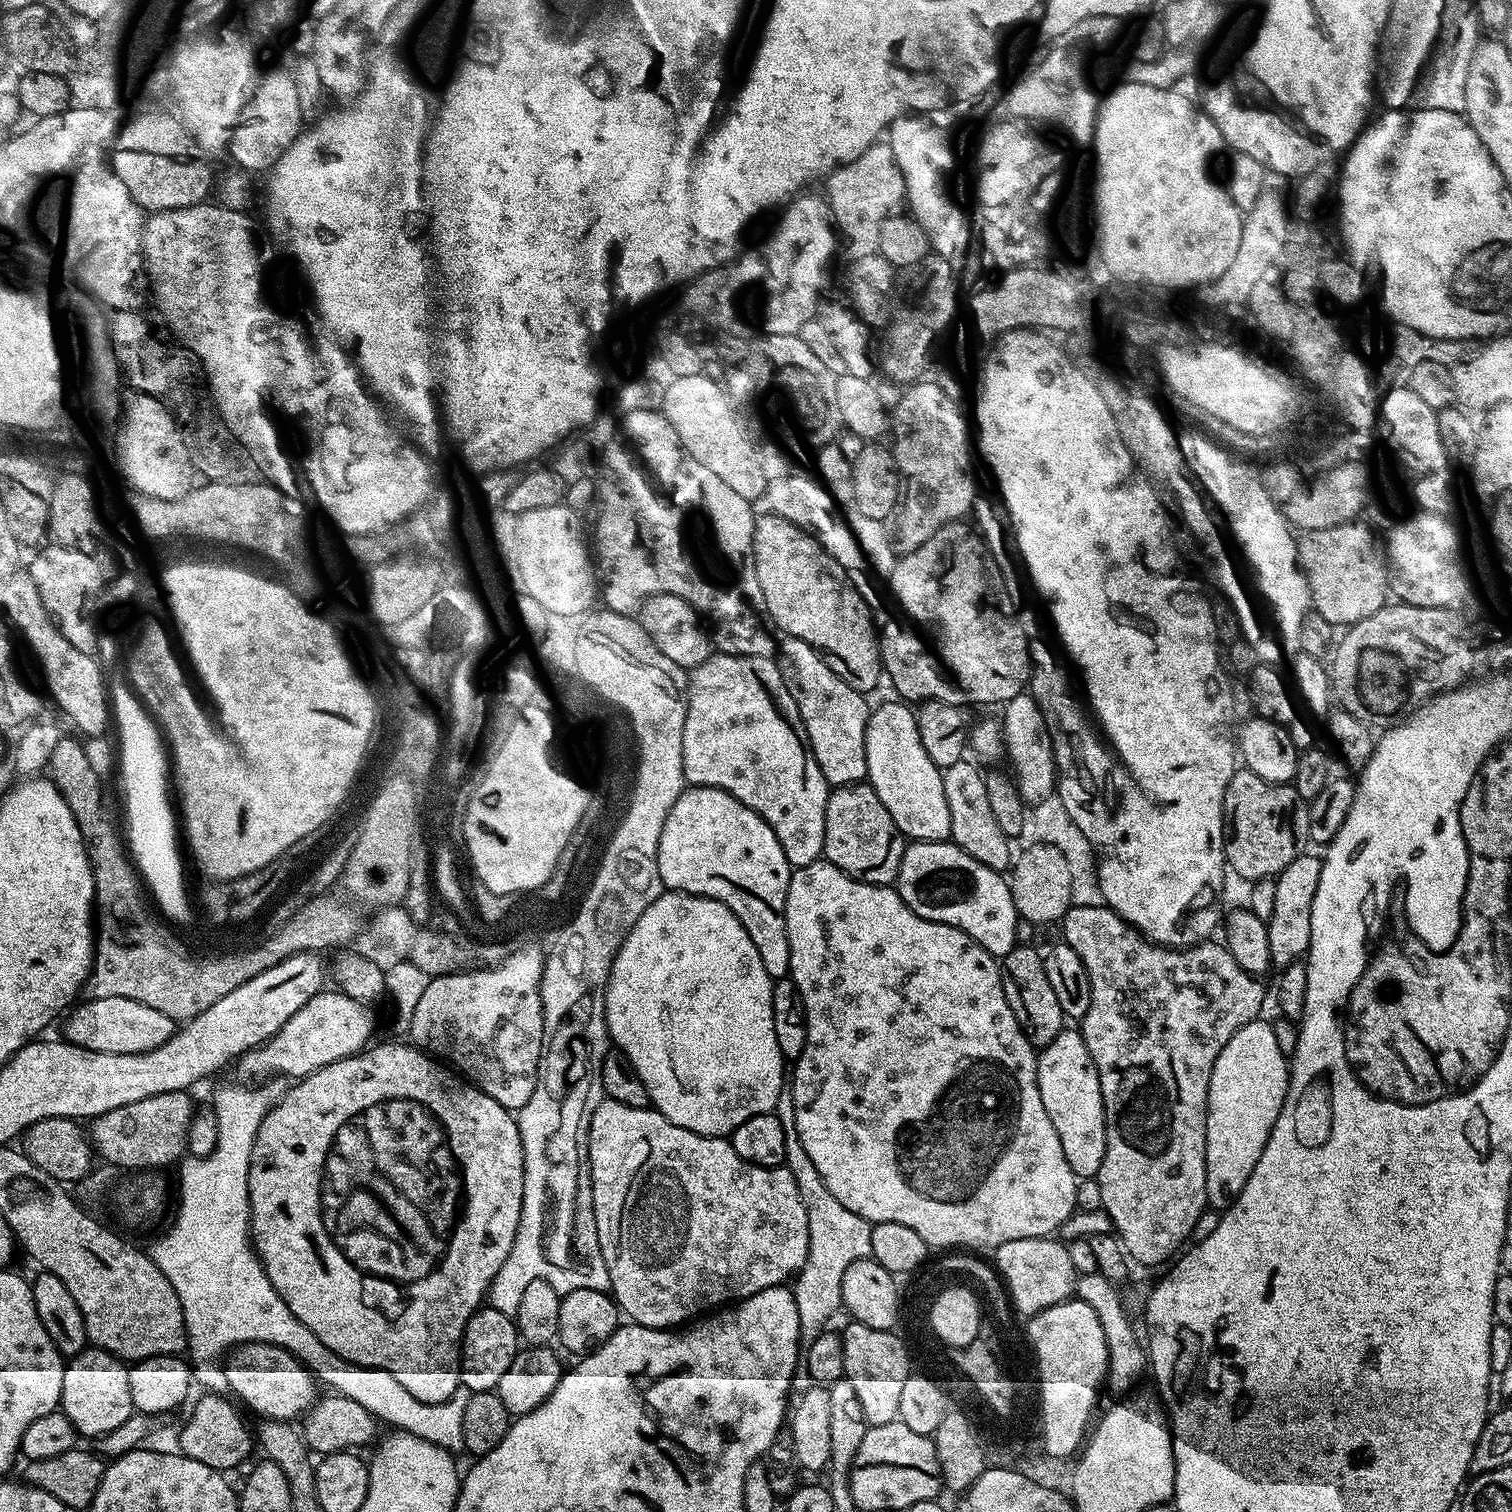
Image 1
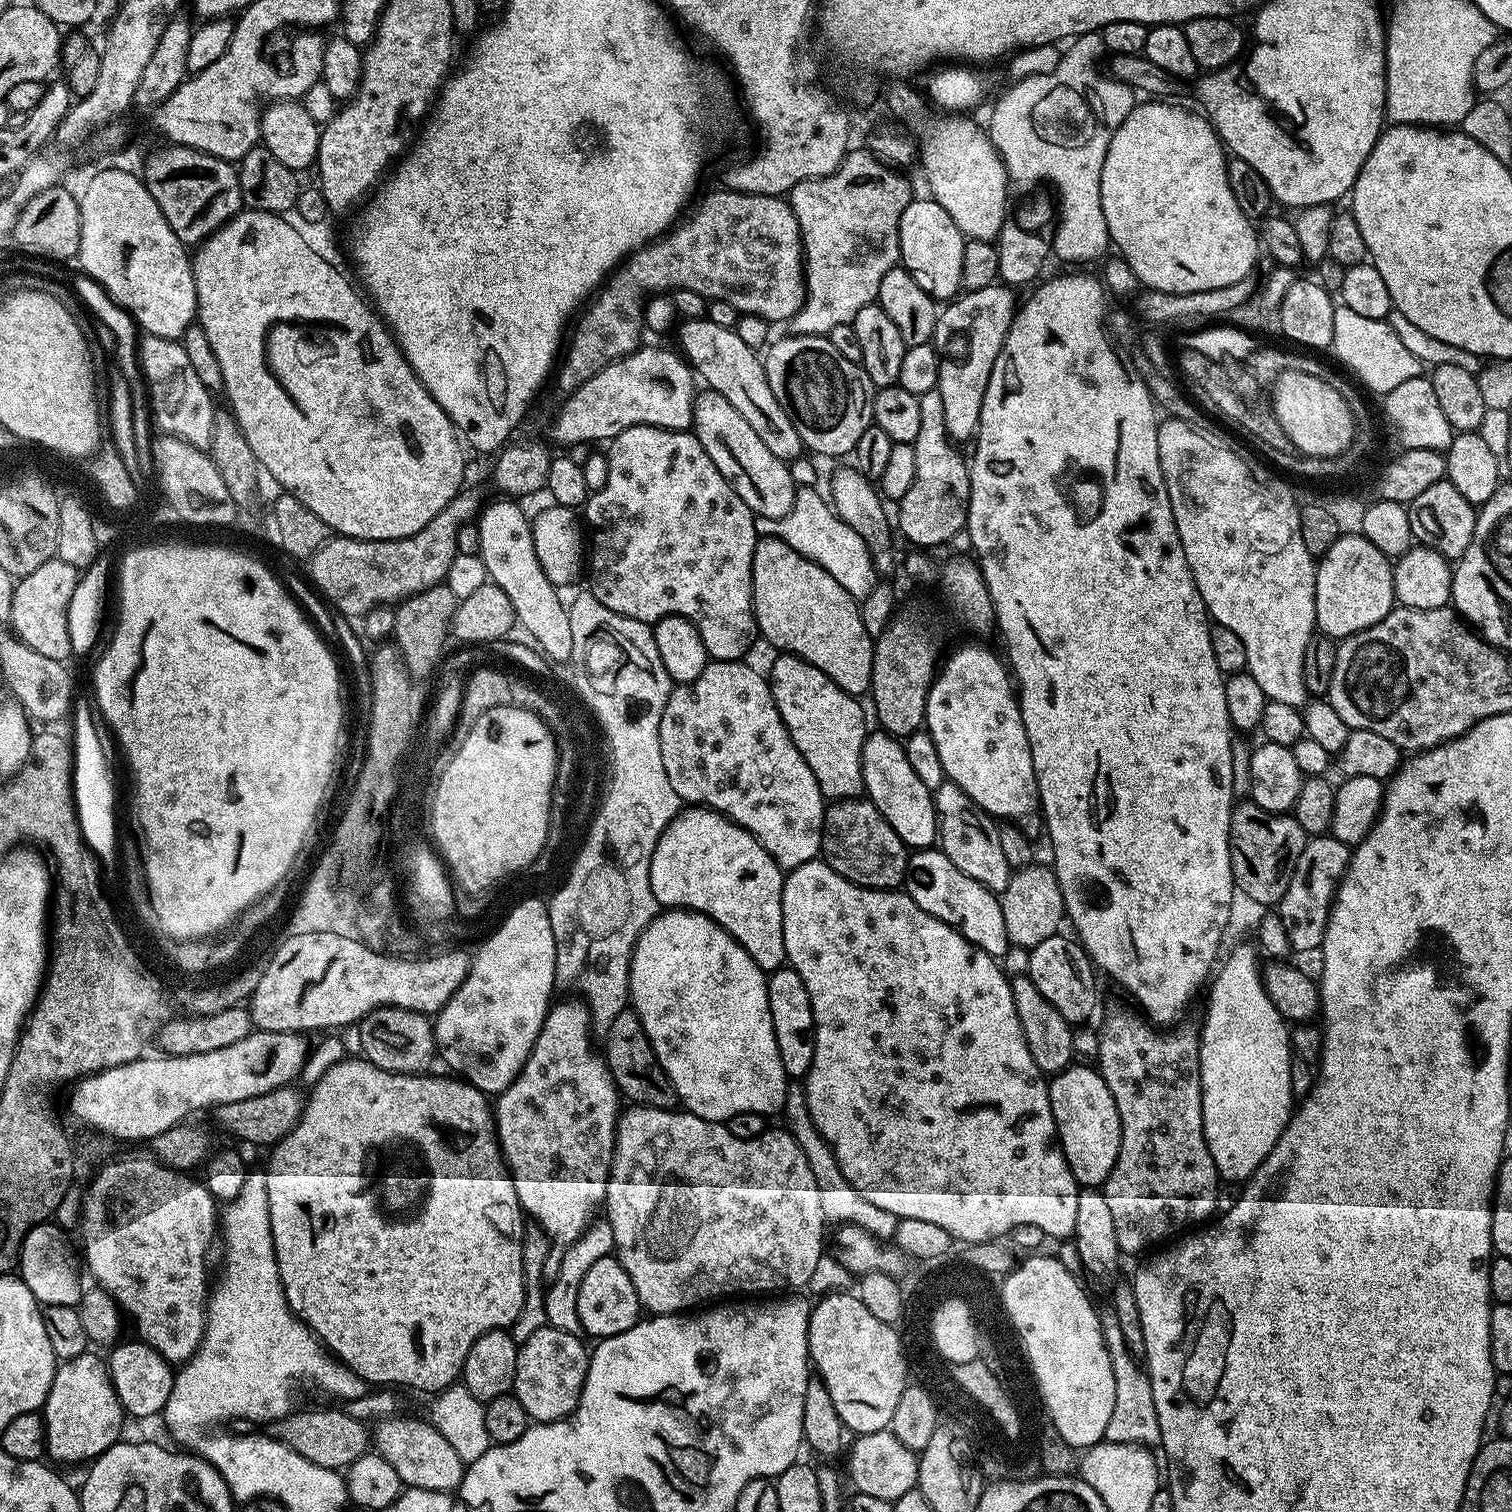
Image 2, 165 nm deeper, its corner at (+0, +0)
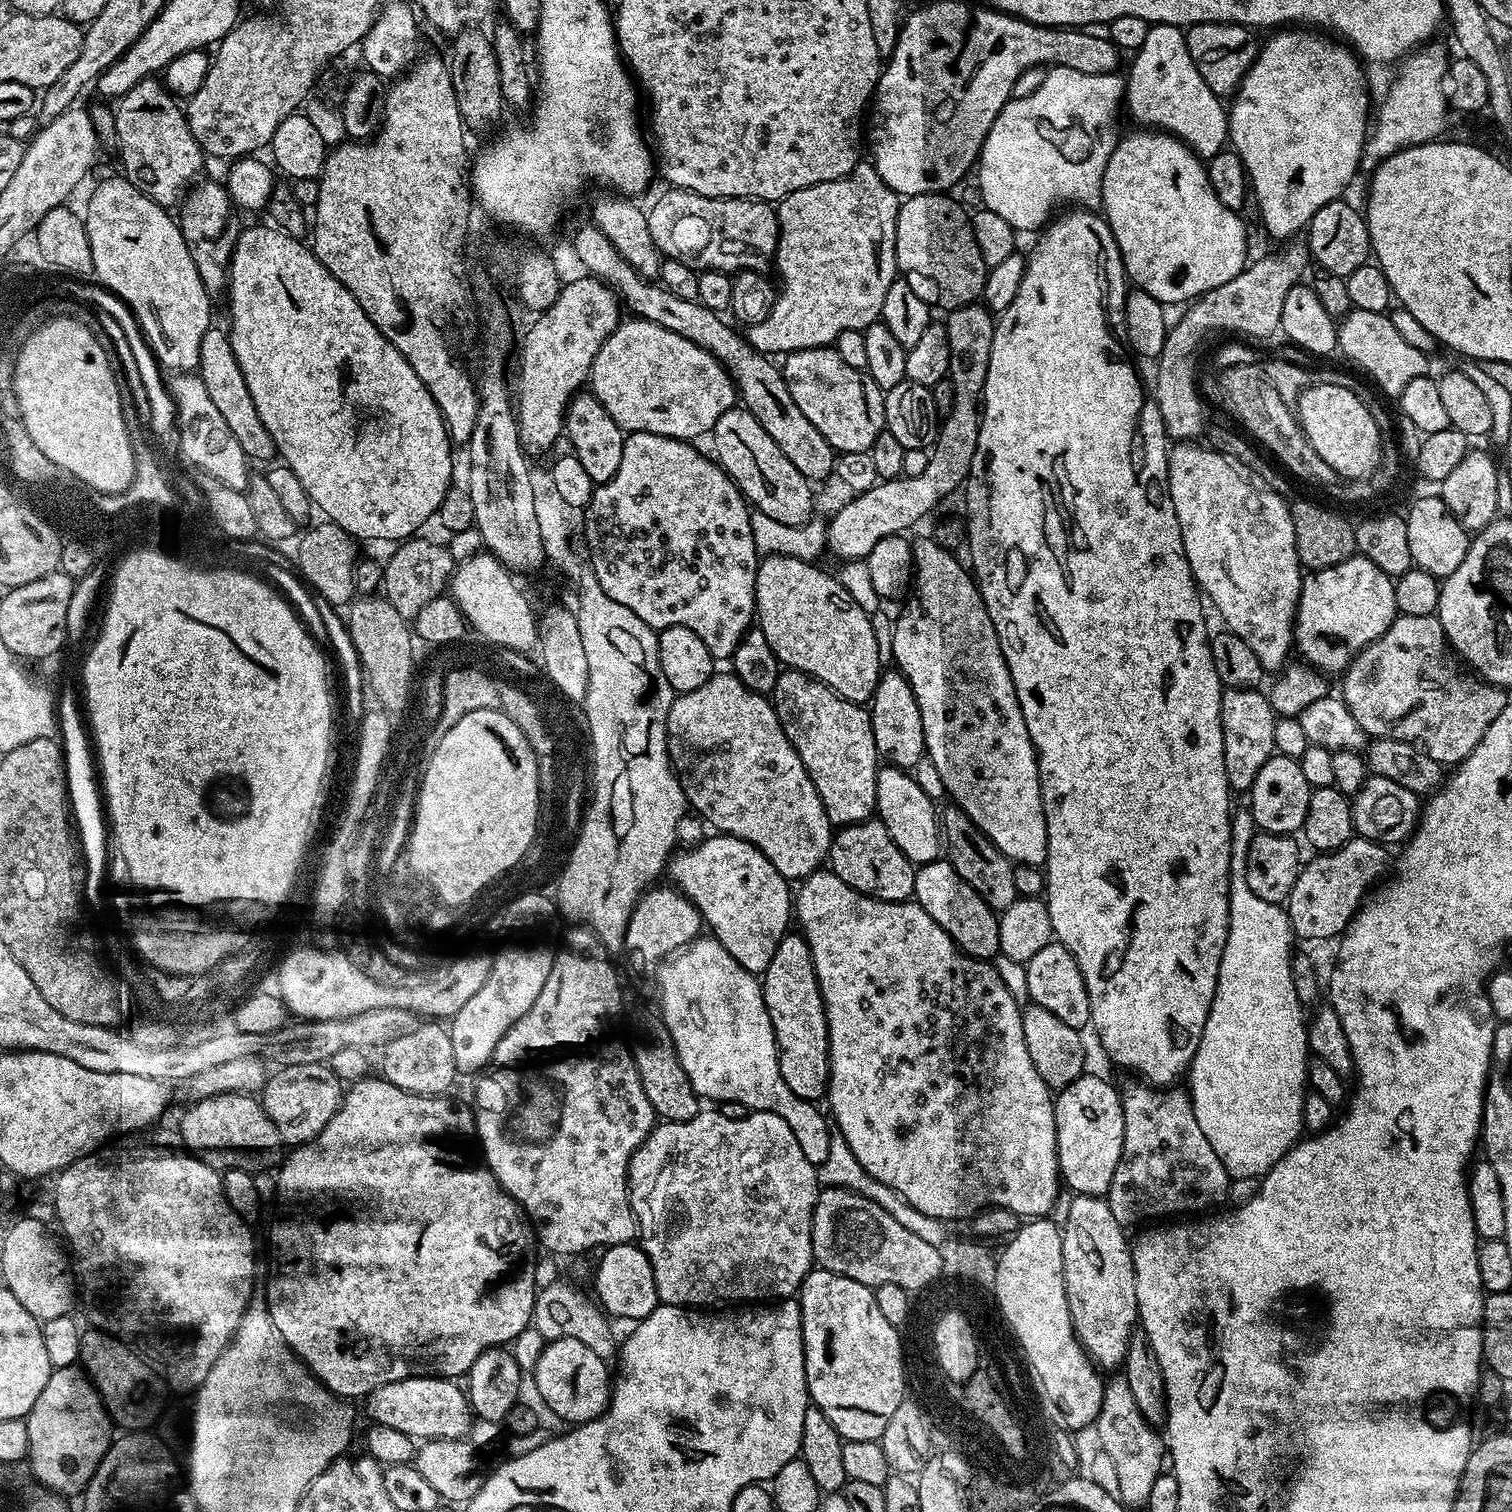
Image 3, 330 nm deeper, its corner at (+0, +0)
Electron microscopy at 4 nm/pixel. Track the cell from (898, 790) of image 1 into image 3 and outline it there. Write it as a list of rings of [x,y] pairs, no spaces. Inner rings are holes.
[[[884,766],[876,774],[875,815],[890,830],[890,838],[906,854],[906,858],[917,866],[937,859],[942,852],[942,828],[938,823],[937,805],[922,792],[921,786],[905,769]]]

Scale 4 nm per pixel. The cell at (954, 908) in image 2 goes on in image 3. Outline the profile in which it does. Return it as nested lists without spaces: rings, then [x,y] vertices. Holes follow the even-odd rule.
[[[937,858],[917,867],[914,900],[923,906],[926,914],[930,914],[930,918],[934,918],[934,922],[938,922],[938,926],[942,926],[942,930],[946,930],[952,941],[968,955],[977,960],[988,960],[999,953],[1000,921],[997,913],[961,878],[958,870],[954,870],[947,859]]]

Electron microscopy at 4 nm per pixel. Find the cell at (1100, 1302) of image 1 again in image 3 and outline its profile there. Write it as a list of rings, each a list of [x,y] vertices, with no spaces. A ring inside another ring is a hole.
[[[1116,1376],[1105,1383],[1103,1402],[1094,1427],[1100,1434],[1102,1450],[1114,1461],[1118,1473],[1120,1502],[1128,1508],[1145,1507],[1150,1489],[1162,1474],[1162,1464],[1164,1462],[1165,1465],[1166,1462],[1166,1442],[1161,1433],[1140,1414],[1128,1382],[1122,1376]]]

